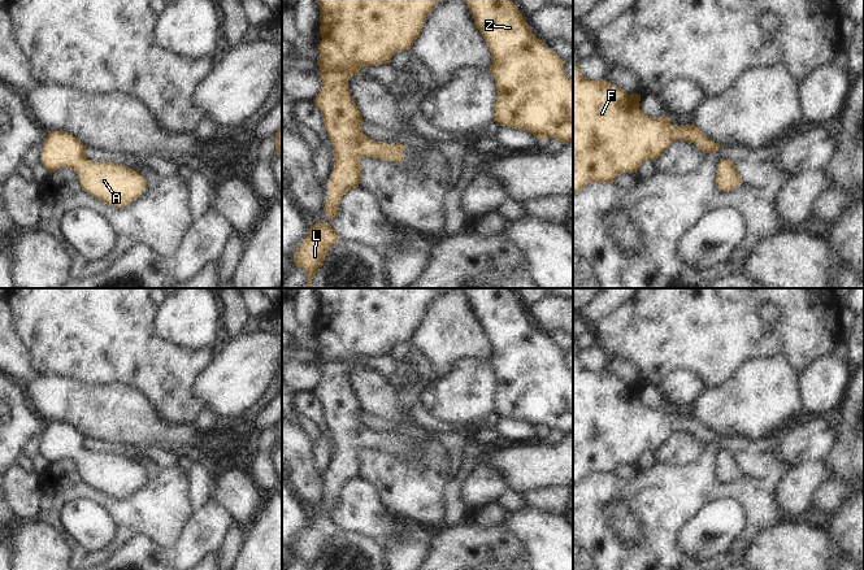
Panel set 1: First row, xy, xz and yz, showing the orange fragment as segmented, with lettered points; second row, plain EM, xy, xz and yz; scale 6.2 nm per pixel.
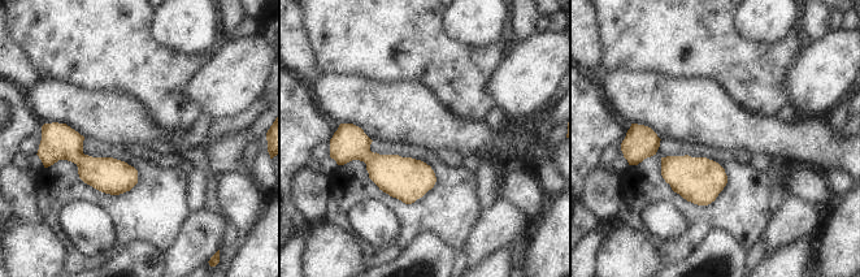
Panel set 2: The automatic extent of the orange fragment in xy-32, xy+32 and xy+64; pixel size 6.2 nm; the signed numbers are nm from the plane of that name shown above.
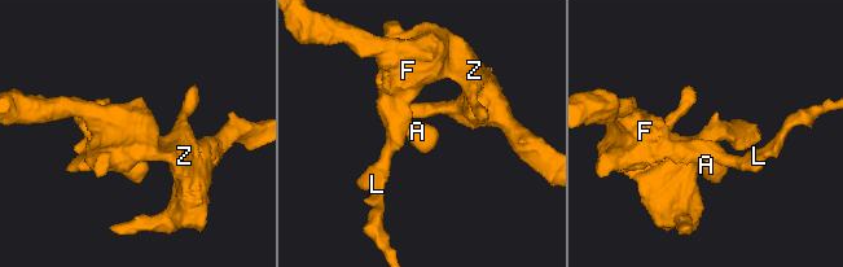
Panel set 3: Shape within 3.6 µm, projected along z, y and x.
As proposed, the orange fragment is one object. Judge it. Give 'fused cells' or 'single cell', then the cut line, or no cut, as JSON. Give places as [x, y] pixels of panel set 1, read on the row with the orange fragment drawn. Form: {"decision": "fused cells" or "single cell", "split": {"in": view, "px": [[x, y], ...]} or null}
{"decision": "single cell", "split": null}

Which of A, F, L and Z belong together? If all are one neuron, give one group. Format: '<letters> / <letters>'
A F L Z

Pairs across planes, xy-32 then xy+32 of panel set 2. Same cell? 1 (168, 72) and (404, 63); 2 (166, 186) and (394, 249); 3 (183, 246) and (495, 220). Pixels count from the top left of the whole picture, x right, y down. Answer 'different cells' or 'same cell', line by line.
1: same cell
2: same cell
3: same cell

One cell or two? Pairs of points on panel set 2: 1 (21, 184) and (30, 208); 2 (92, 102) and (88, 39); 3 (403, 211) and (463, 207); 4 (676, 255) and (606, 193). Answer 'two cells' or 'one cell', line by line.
1: one cell
2: two cells
3: one cell
4: two cells

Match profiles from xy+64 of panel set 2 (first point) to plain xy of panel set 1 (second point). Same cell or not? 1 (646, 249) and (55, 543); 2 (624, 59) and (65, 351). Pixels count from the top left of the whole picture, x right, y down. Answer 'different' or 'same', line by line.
1: same
2: same

